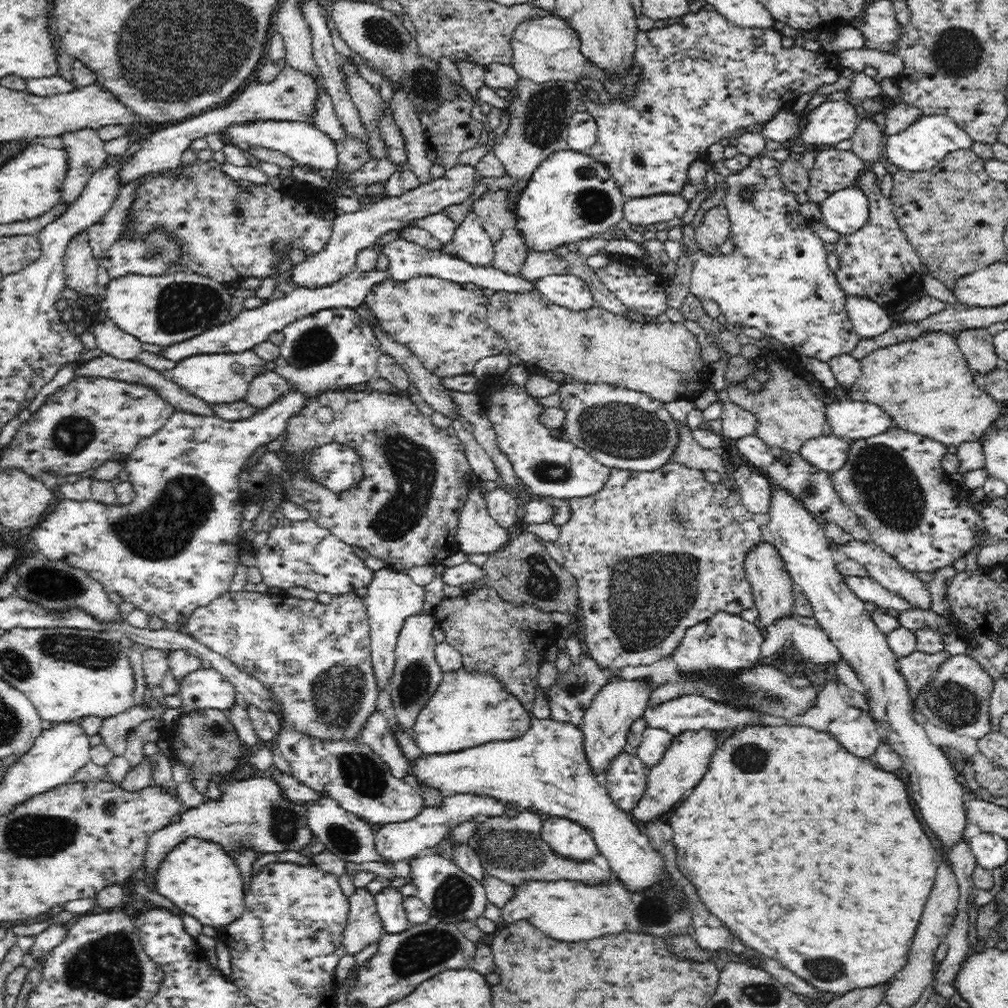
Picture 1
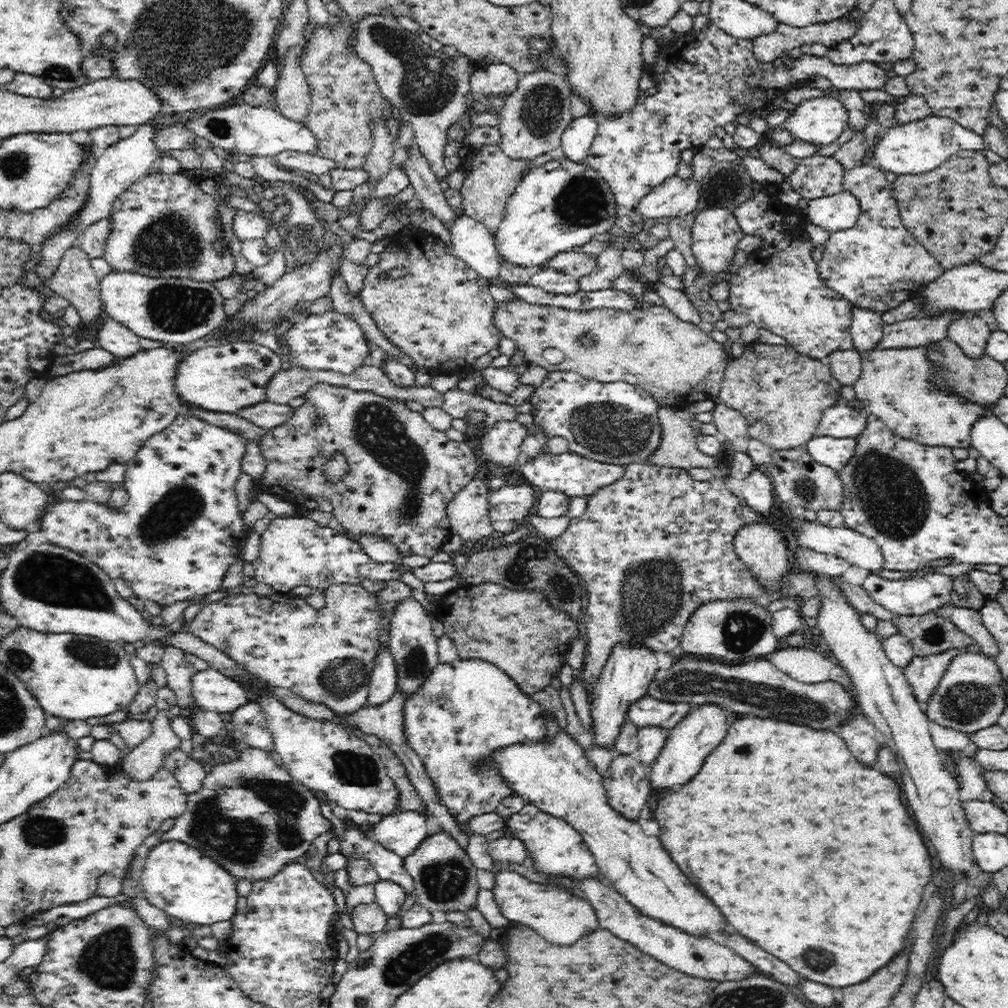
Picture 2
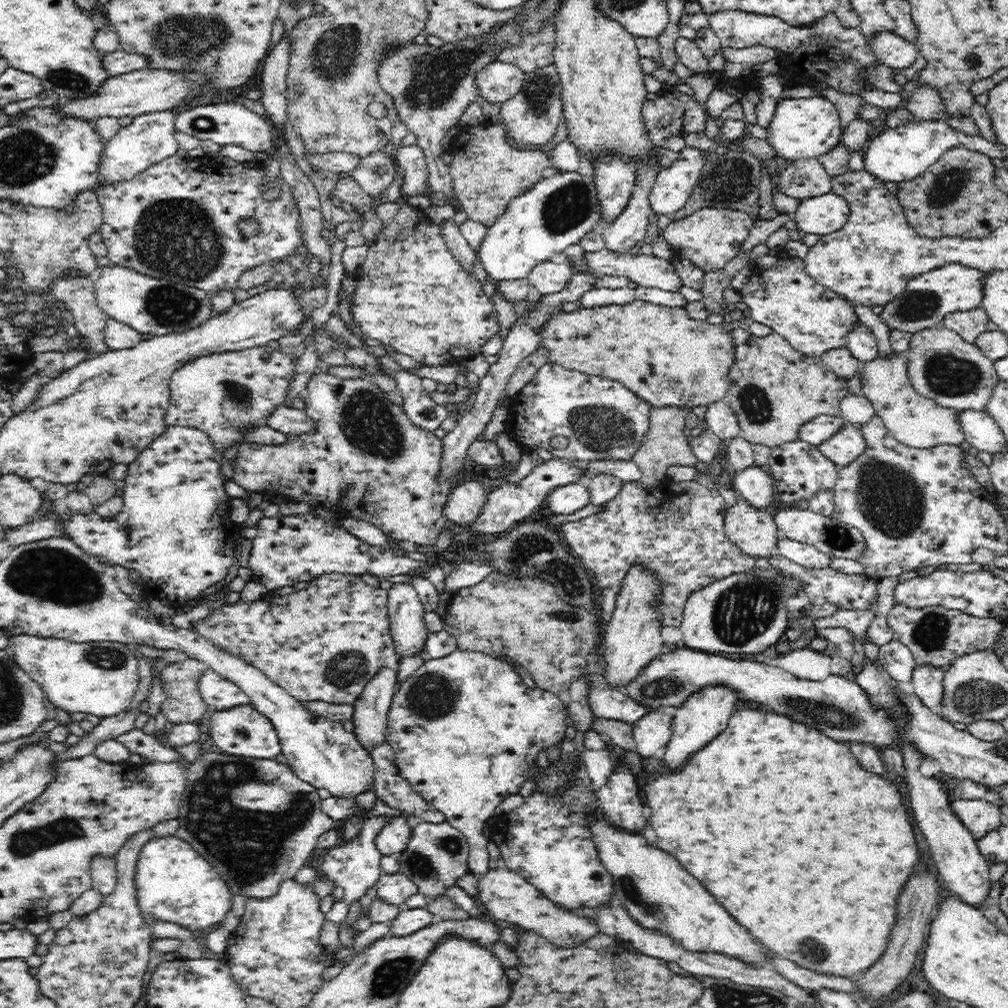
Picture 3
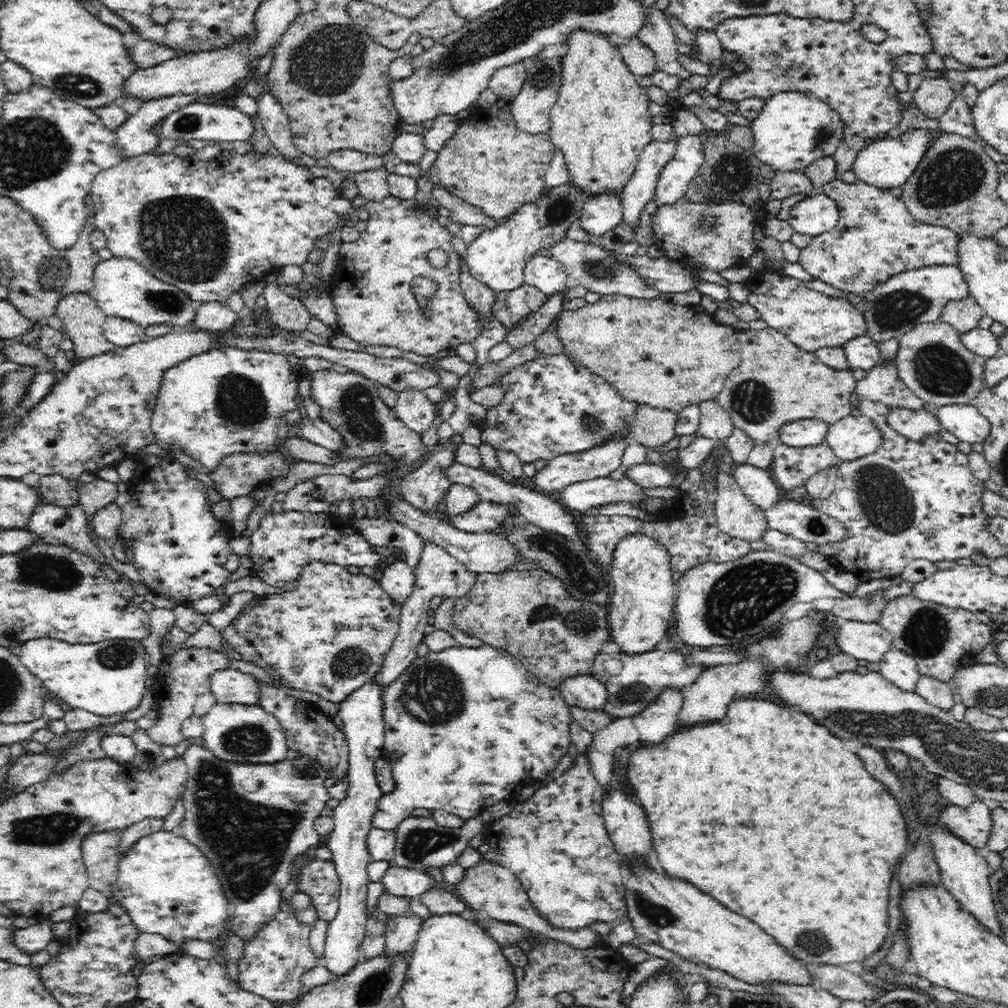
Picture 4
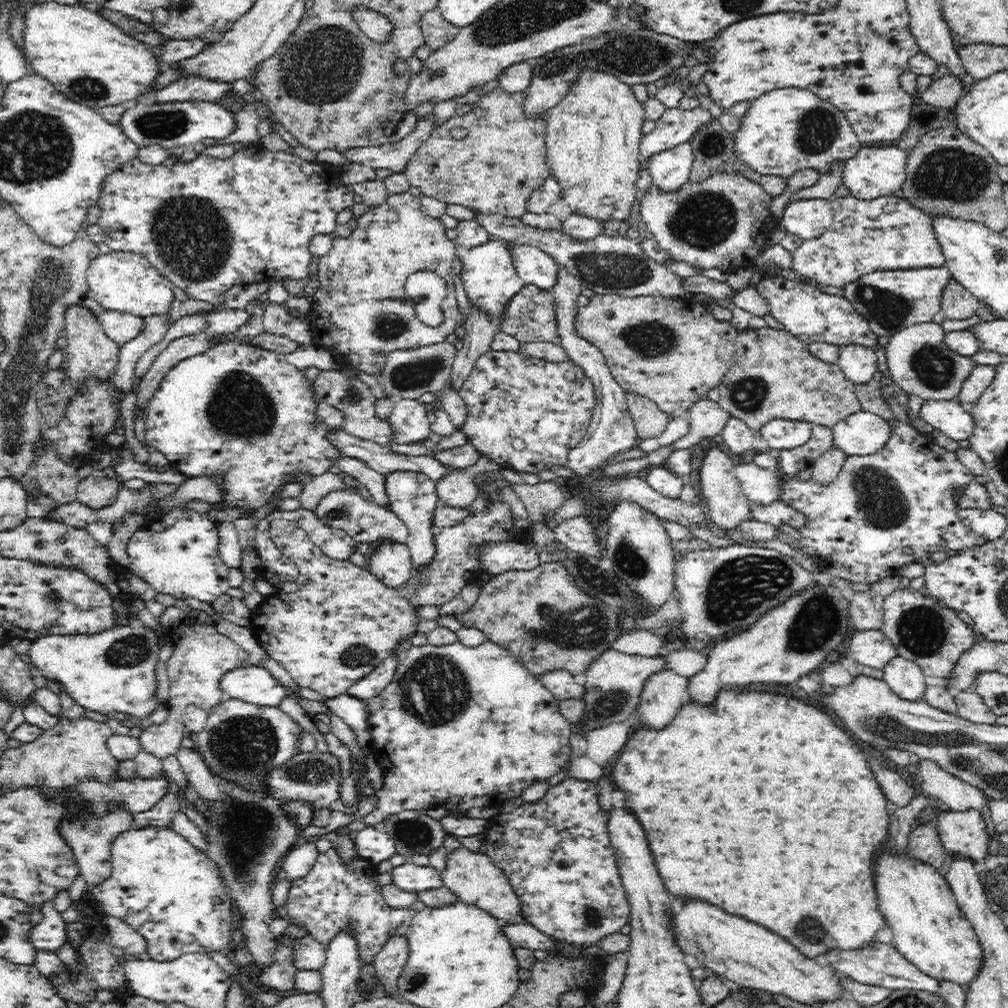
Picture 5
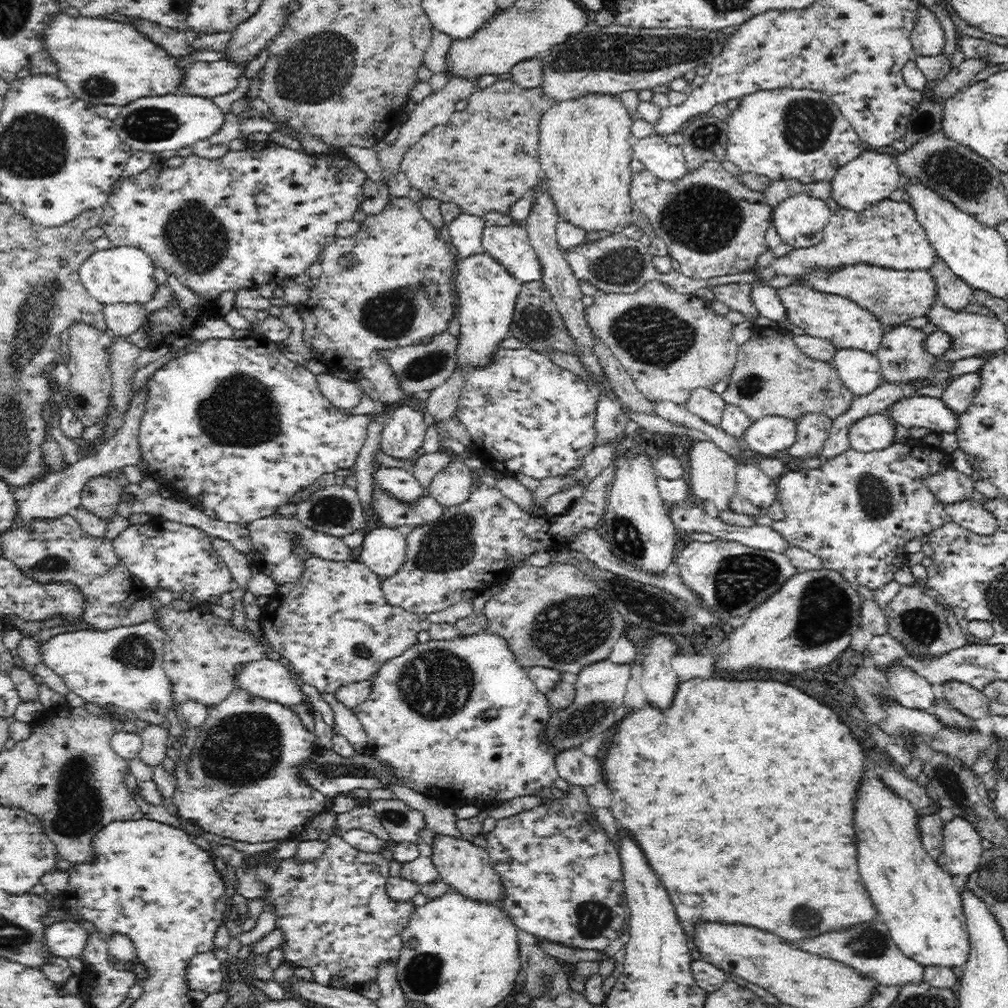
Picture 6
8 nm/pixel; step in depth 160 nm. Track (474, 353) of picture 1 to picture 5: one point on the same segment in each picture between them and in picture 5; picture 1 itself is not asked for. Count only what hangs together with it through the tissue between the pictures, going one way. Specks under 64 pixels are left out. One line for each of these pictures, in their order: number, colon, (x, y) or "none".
2: (441, 315)
3: (412, 296)
4: (373, 307)
5: (362, 312)

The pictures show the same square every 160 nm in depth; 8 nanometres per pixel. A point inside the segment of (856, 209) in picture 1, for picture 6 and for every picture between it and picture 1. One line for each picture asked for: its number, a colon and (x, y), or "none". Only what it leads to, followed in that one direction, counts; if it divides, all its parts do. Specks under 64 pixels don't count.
2: (836, 212)
3: (823, 214)
4: (817, 214)
5: (806, 218)
6: (800, 220)

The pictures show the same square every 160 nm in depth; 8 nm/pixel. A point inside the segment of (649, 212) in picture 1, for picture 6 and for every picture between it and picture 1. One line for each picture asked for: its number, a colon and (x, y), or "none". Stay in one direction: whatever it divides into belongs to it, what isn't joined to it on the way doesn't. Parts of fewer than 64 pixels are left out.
2: (675, 196)
3: (674, 184)
4: (677, 173)
5: (669, 169)
6: (662, 154)

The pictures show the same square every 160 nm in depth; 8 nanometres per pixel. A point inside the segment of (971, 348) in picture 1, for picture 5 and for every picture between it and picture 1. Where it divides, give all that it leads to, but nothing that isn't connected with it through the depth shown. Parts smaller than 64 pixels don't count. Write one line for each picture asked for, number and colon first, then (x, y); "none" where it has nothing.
2: (971, 331)
3: (970, 323)
4: (963, 314)
5: (958, 303)

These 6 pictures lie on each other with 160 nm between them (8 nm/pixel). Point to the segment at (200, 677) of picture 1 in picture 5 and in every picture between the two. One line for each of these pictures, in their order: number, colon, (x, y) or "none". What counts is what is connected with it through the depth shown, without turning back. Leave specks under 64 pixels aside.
2: (212, 691)
3: (220, 693)
4: (231, 686)
5: (255, 684)

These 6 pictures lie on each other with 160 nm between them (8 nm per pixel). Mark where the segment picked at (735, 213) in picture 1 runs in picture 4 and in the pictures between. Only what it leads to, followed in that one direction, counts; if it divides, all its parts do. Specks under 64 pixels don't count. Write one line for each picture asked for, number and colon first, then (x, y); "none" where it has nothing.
2: (778, 288)
3: (814, 319)
4: (811, 320)

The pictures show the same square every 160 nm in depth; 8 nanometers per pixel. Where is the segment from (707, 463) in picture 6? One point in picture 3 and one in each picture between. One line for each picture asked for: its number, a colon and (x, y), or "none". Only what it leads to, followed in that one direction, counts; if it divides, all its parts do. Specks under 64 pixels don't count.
3: (752, 529)
4: (736, 516)
5: (724, 499)

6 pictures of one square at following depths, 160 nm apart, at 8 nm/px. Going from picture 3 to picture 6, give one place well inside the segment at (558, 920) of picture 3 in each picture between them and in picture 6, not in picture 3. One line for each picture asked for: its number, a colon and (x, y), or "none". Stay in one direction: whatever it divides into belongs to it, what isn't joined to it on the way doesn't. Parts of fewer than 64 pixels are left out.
4: (494, 891)
5: (471, 875)
6: (467, 867)

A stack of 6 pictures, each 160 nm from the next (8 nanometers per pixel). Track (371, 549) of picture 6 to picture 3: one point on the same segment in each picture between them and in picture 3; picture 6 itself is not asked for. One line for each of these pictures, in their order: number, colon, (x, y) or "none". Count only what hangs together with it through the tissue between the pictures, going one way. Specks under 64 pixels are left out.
3: (406, 610)
4: (397, 579)
5: (391, 561)

